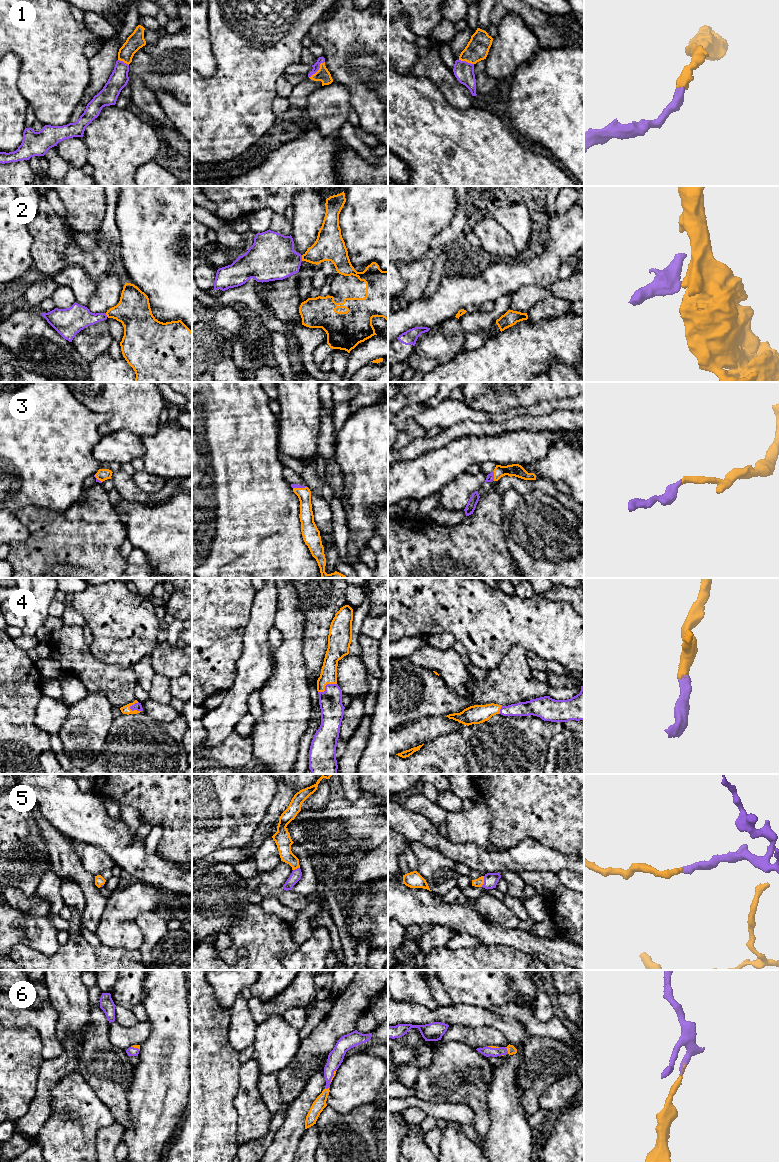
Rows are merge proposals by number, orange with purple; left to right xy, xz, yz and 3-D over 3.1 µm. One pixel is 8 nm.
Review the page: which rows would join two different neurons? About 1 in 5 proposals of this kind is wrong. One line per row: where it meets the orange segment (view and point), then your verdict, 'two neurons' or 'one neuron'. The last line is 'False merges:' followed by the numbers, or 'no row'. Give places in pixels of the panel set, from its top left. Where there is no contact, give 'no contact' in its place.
1: meets orange in xz at (319, 69); one neuron
2: meets orange in xz at (302, 258); two neurons
3: meets orange in yz at (494, 476); one neuron
4: meets orange in xz at (325, 685); one neuron
5: meets orange in yz at (483, 881); one neuron
6: meets orange in yz at (507, 1050); one neuron
False merges: 2

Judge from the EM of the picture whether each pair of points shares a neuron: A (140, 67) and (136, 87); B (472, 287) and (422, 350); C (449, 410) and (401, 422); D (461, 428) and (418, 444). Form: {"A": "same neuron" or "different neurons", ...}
{"A": "different neurons", "B": "different neurons", "C": "same neuron", "D": "same neuron"}

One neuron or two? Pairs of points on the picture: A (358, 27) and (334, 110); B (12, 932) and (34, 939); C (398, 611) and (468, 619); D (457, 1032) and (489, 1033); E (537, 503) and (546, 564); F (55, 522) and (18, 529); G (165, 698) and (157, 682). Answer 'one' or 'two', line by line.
A: two
B: one
C: one
D: one
E: one
F: two
G: one

